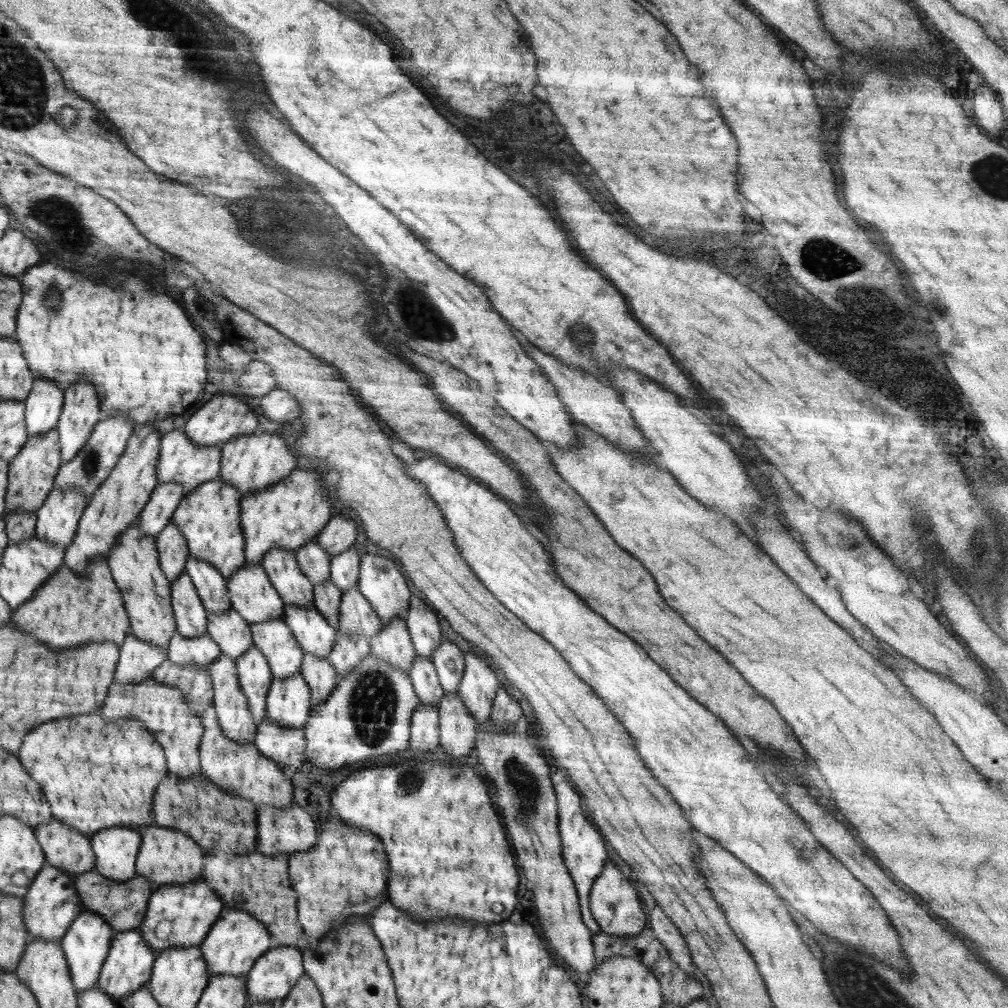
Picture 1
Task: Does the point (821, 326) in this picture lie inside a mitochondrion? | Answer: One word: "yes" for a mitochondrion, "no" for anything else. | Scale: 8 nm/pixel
yes

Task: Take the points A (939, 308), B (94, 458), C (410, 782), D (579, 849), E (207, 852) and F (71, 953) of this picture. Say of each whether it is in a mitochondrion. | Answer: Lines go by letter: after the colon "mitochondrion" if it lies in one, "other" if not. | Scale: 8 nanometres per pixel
A: mitochondrion
B: mitochondrion
C: mitochondrion
D: other
E: other
F: other

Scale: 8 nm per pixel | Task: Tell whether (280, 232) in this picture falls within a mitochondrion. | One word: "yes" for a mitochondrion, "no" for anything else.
yes

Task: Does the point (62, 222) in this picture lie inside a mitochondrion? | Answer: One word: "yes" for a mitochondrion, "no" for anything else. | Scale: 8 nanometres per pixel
yes

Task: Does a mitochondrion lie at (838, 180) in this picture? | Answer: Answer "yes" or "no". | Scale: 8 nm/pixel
no

